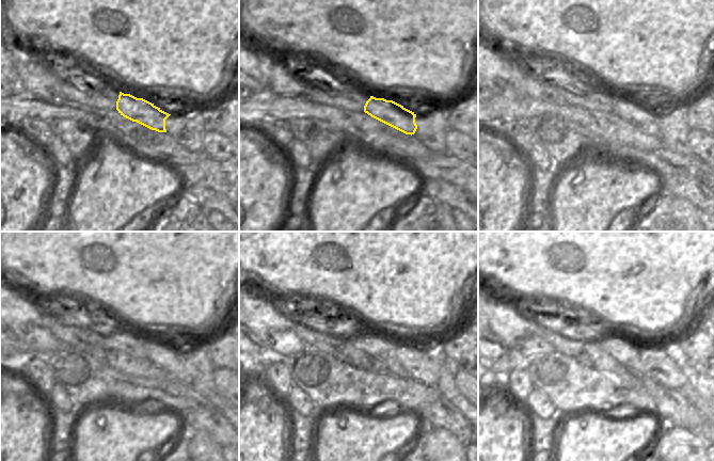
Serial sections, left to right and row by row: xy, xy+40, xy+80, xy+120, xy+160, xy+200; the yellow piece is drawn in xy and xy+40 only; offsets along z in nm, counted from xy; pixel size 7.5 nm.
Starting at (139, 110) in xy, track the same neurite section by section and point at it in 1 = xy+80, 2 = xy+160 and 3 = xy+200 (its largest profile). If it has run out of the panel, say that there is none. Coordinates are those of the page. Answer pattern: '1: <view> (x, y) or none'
1: xy+80 (646, 121)
2: xy+160 (417, 361)
3: xy+200 (662, 368)

